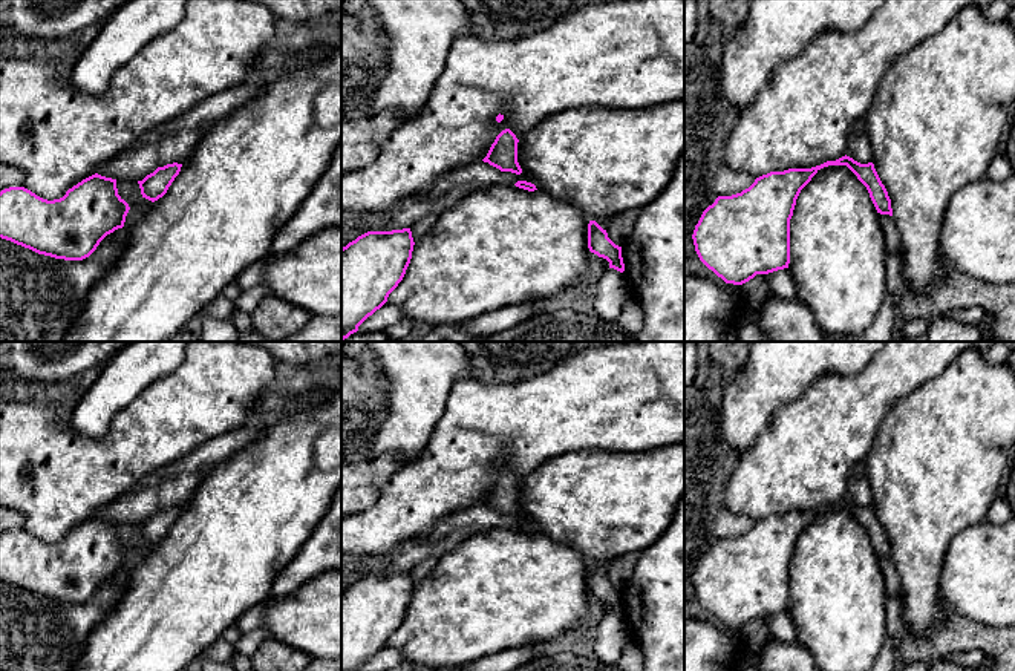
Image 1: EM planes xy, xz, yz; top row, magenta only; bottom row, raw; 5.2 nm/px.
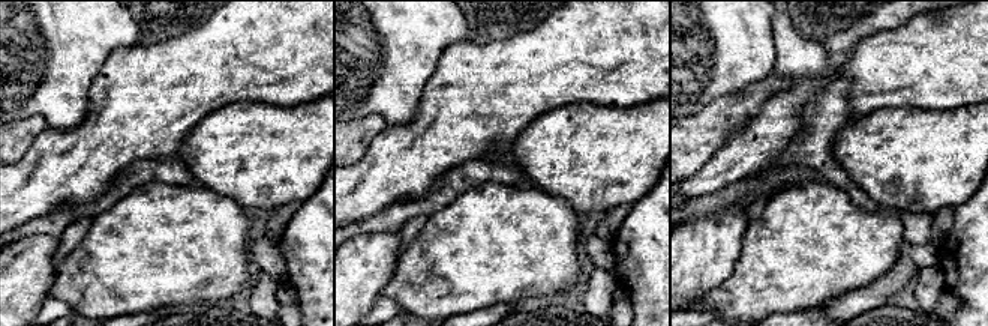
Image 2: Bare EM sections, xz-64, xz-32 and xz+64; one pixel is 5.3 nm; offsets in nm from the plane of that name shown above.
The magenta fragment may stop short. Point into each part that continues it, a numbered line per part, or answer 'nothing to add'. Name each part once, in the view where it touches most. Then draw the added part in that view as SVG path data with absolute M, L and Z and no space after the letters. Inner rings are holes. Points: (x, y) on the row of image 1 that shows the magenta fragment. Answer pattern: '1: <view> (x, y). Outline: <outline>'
nothing to add

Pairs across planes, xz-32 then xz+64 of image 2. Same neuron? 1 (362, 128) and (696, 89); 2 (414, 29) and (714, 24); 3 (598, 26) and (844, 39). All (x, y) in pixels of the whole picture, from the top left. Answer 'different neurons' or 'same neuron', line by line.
1: different neurons
2: same neuron
3: different neurons

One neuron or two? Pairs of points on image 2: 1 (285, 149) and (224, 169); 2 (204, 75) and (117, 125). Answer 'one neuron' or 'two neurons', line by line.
1: one neuron
2: one neuron

